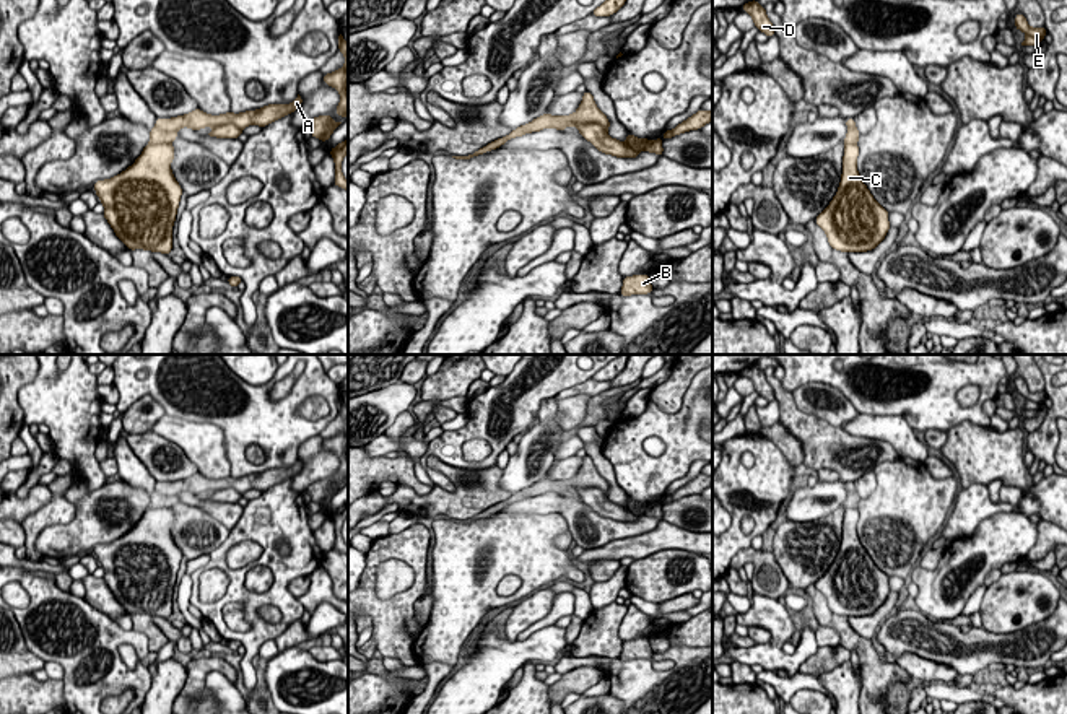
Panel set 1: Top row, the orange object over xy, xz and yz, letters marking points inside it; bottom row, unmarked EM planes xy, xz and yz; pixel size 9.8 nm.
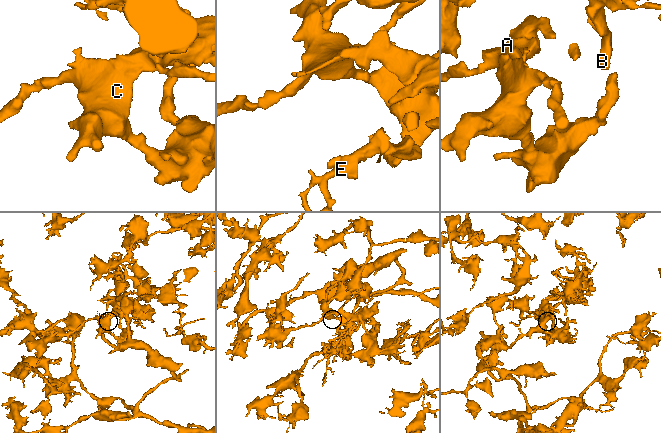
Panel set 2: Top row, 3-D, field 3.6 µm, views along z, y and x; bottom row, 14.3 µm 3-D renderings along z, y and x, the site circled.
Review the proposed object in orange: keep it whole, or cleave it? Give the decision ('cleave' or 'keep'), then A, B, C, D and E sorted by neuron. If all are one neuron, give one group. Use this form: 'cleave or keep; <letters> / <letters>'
cleave; A B E / C D

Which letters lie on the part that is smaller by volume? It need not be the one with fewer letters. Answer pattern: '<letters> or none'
A, B, E

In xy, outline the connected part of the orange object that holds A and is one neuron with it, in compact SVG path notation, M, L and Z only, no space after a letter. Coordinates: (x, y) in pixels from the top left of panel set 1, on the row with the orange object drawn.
M298 98L290 104L268 104L262 109L246 111L246 112L226 112L220 115L211 115L202 109L195 109L189 114L171 117L171 119L156 119L156 127L166 132L177 132L179 128L189 127L192 130L200 130L205 127L220 127L224 124L233 124L239 130L244 130L249 125L267 127L270 122L275 122L294 111L303 104L303 98Z

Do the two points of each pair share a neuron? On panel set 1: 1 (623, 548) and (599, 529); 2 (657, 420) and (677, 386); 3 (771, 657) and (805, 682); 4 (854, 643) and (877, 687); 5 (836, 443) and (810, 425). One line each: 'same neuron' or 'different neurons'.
1: different neurons
2: different neurons
3: different neurons
4: same neuron
5: same neuron

